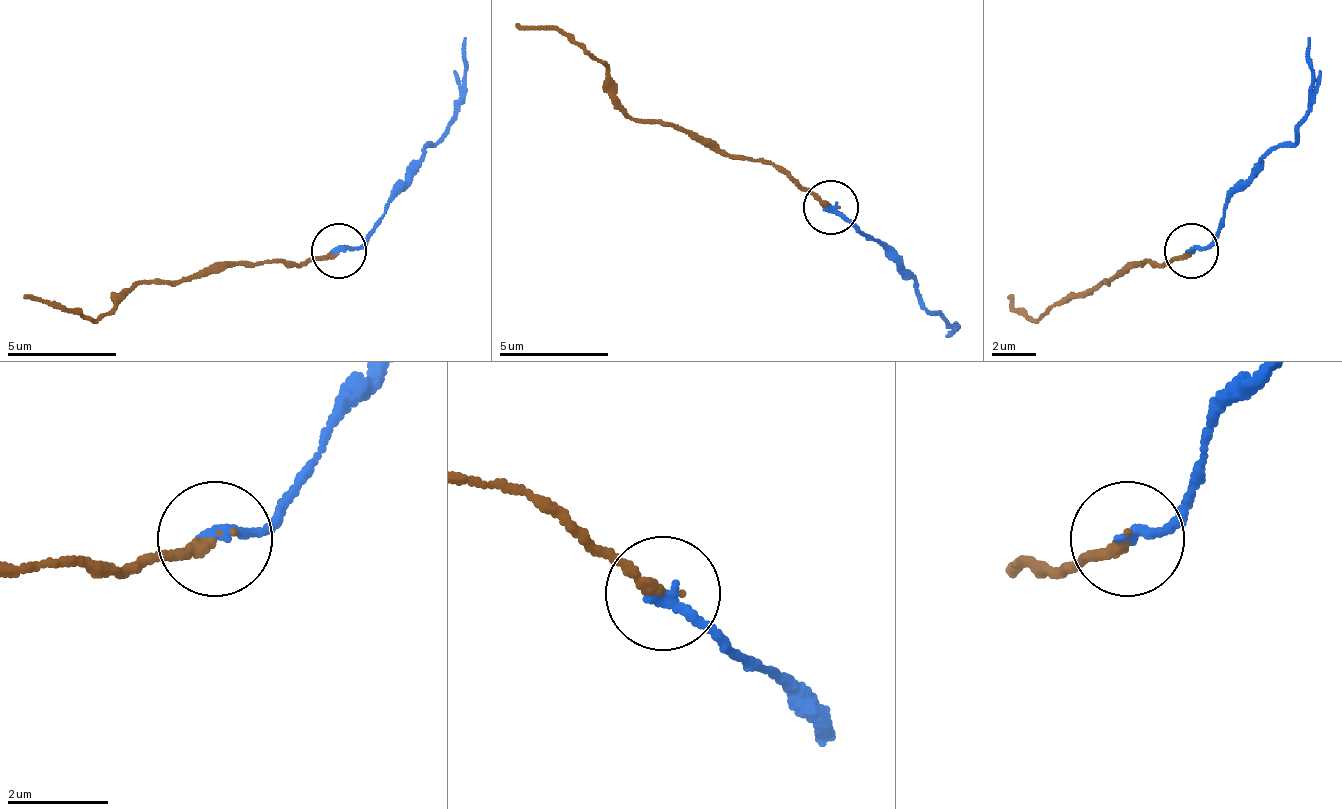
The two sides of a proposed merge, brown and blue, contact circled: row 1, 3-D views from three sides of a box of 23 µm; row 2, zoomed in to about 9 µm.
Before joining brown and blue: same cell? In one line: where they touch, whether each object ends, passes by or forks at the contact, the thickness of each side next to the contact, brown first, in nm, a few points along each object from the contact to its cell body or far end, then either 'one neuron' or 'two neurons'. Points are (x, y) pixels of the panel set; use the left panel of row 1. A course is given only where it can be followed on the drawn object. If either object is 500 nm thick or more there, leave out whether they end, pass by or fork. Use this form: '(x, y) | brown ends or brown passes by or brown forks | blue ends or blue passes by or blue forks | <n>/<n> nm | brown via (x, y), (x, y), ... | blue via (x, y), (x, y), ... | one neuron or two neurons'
(339, 251) | brown ends | blue ends | 200/240 nm | brown via (340, 252), (280, 263), (236, 263), (181, 280), (143, 280), (126, 296), (93, 318), (61, 301), (22, 296) | blue via (340, 252), (367, 236), (406, 170), (439, 137), (461, 93), (466, 38) | two neurons

